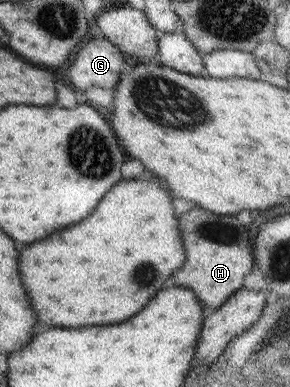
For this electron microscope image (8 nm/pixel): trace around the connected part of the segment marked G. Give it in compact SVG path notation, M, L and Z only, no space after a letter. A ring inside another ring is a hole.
M103 37L90 38L77 52L67 78L81 90L98 86L113 89L119 83L125 54Z

